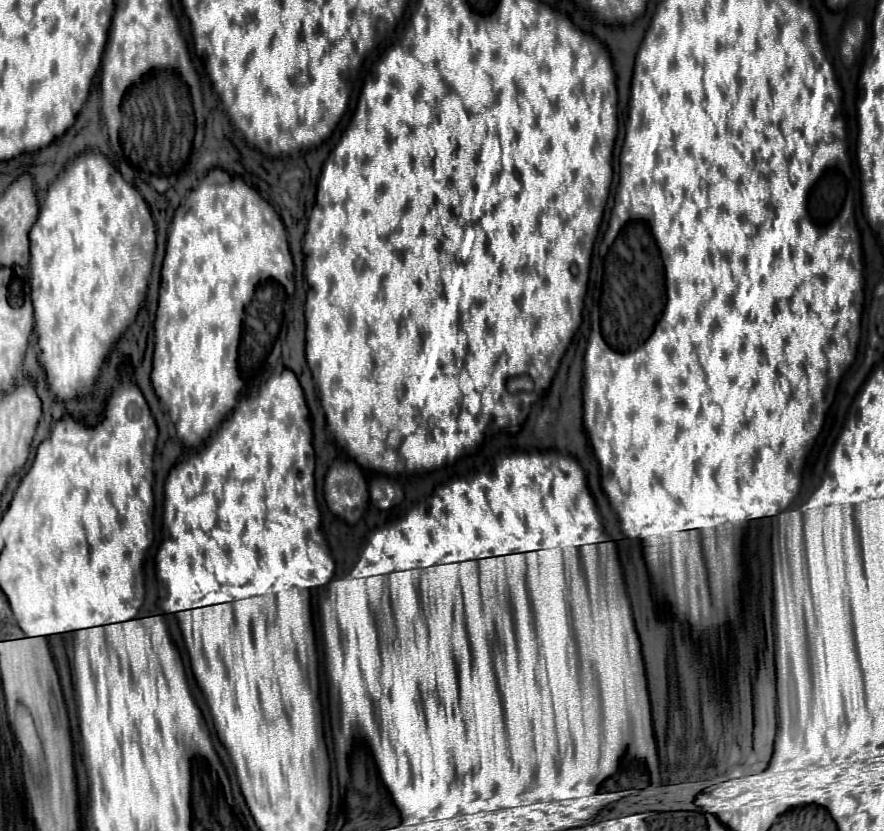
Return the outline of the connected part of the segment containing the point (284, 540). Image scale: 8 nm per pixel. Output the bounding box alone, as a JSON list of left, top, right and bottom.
[148,370,334,612]

